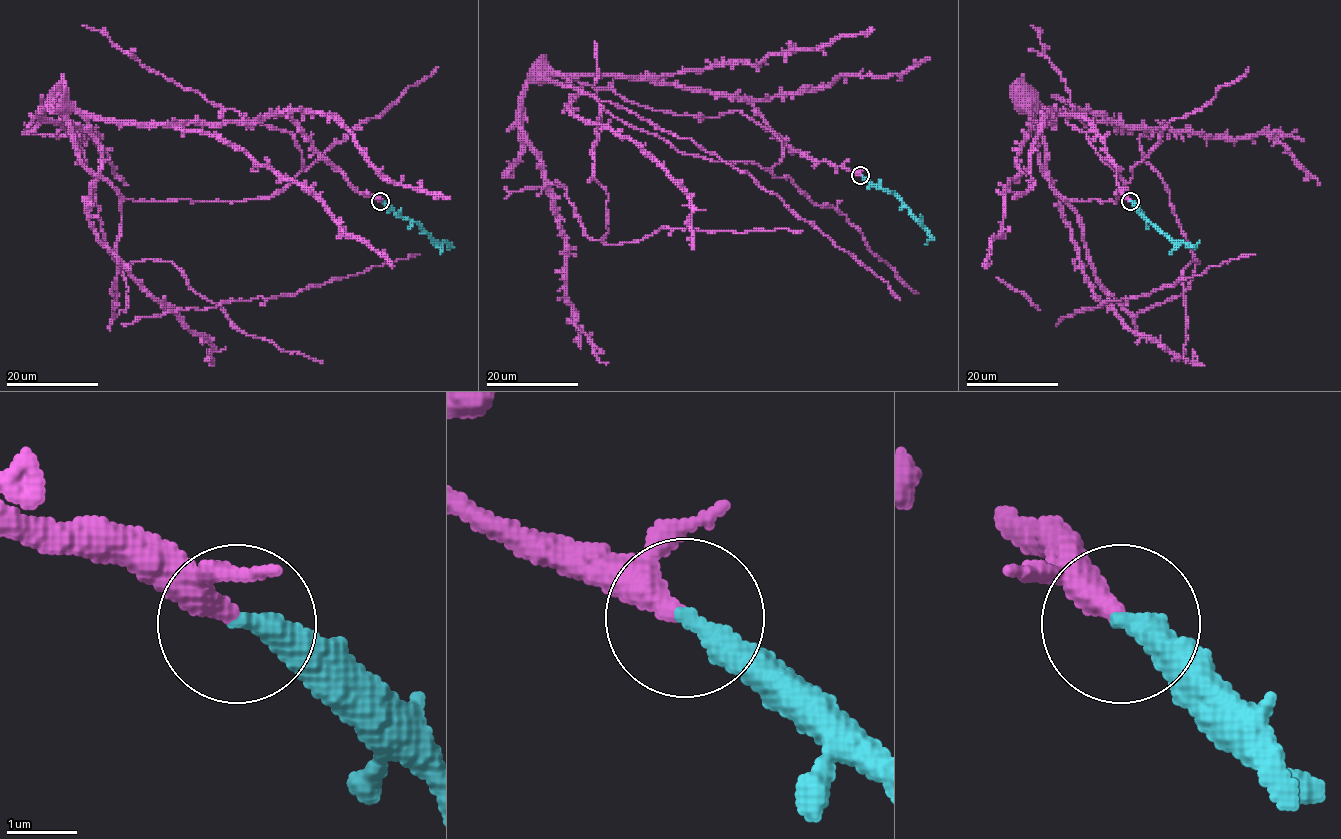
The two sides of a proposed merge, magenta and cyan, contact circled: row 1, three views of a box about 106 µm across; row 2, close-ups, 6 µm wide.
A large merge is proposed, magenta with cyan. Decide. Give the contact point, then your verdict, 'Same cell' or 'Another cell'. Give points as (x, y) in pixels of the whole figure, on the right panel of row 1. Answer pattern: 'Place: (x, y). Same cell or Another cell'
Place: (1130, 201). Same cell

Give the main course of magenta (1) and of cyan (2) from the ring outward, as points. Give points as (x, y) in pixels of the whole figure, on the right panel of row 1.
1: (1131, 200), (1080, 116), (1030, 119), (1048, 184), (1116, 202), (1124, 180), (1066, 121), (1070, 94), (1032, 26)
2: (1131, 202), (1164, 235), (1174, 241), (1185, 242), (1193, 248), (1200, 240)

